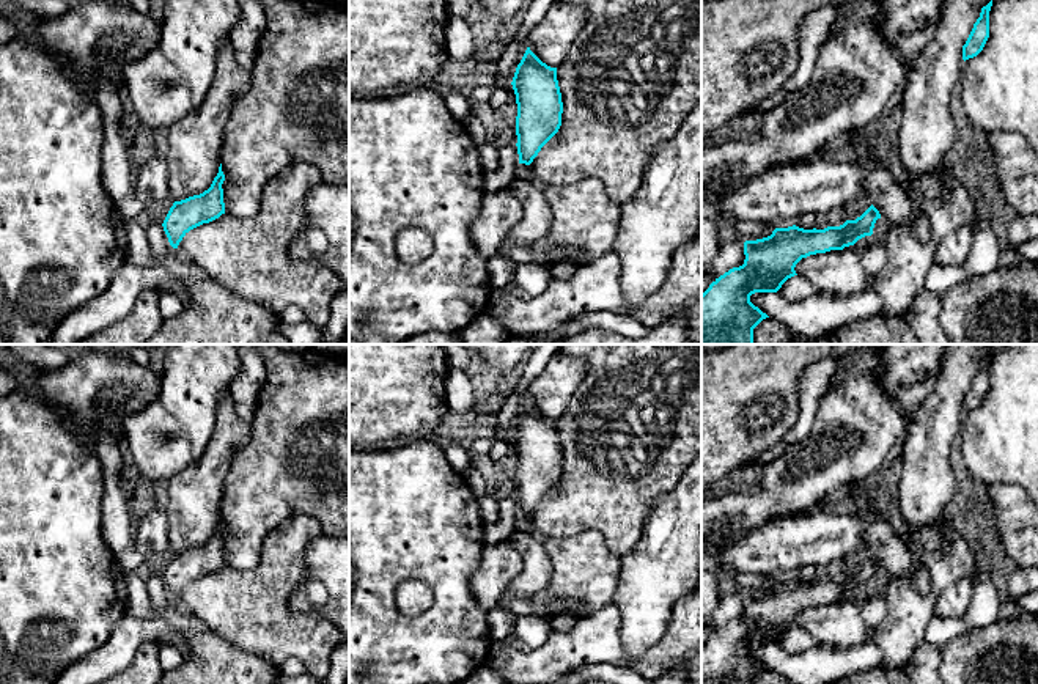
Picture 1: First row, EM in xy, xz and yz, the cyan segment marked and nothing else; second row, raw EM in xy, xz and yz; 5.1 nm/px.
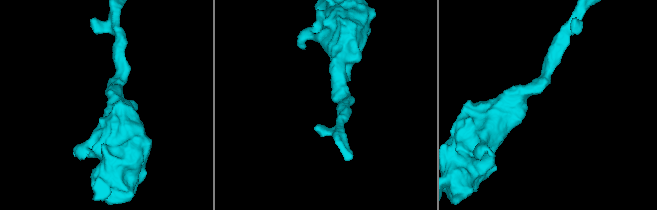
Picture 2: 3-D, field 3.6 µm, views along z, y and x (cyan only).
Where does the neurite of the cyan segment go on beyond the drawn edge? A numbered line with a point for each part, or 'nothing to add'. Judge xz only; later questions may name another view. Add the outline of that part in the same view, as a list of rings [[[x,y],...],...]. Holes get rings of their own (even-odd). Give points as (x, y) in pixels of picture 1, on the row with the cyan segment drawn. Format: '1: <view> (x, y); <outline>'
nothing to add

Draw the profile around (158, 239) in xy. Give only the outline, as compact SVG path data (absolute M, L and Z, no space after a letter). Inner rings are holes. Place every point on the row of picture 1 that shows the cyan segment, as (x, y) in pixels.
M149 223L146 236L156 261L149 266L126 261L102 294L75 308L60 322L50 344L80 344L115 325L131 313L138 294L145 289L154 288L159 292L175 292L182 297L190 294L190 283L176 277L165 263L167 250L171 245L162 223Z

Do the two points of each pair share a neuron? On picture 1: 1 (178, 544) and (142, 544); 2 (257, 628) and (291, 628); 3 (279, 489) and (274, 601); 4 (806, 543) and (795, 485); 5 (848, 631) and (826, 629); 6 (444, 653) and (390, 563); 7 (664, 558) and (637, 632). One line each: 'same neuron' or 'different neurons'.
1: different neurons
2: same neuron
3: different neurons
4: different neurons
5: same neuron
6: same neuron
7: same neuron

